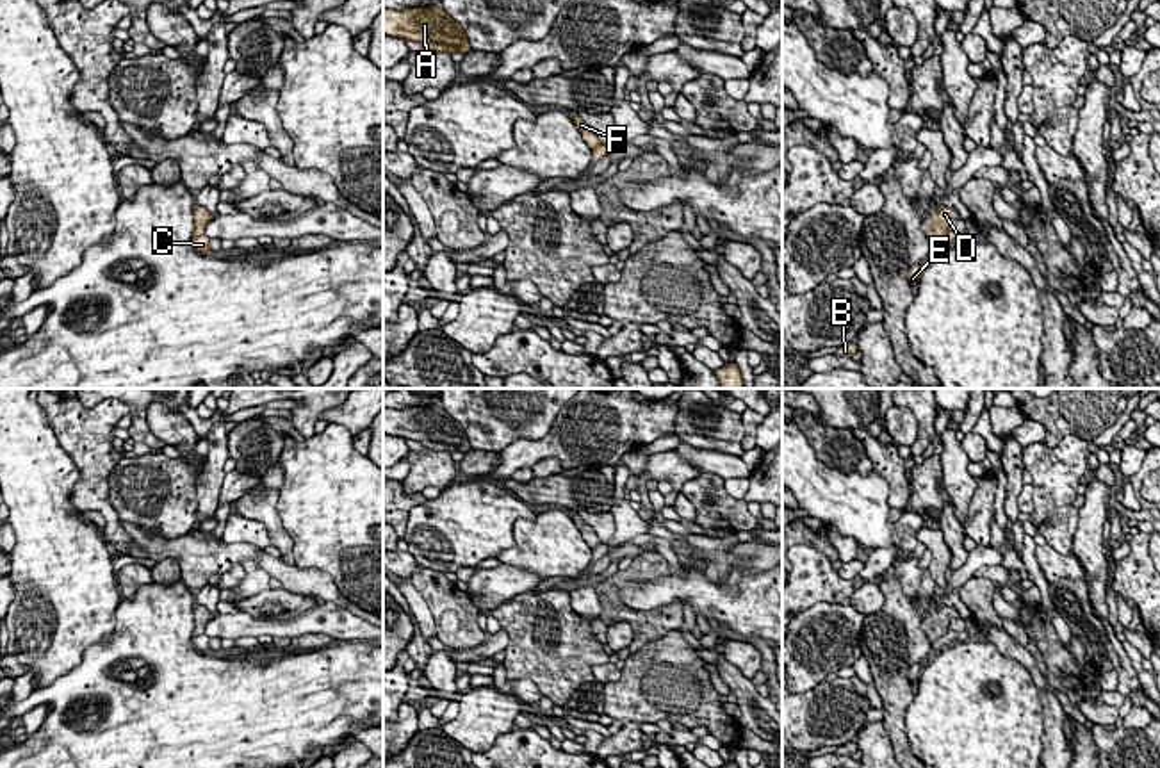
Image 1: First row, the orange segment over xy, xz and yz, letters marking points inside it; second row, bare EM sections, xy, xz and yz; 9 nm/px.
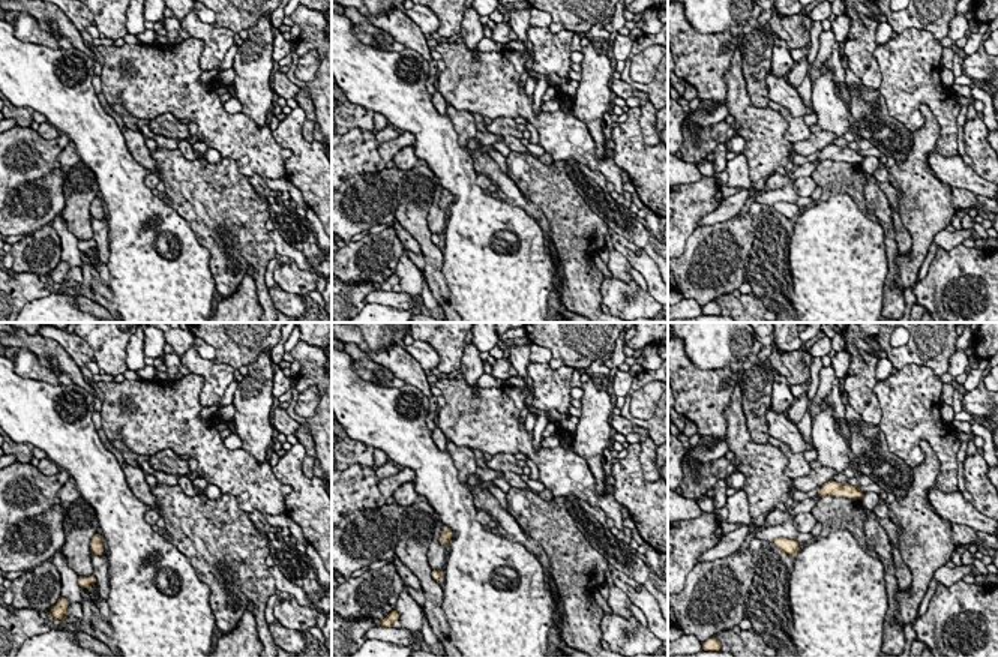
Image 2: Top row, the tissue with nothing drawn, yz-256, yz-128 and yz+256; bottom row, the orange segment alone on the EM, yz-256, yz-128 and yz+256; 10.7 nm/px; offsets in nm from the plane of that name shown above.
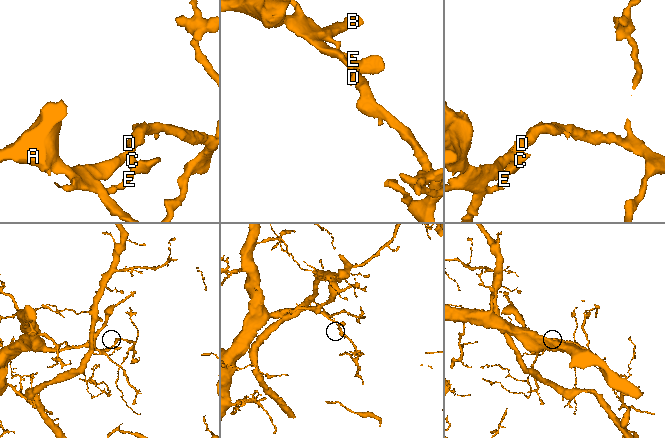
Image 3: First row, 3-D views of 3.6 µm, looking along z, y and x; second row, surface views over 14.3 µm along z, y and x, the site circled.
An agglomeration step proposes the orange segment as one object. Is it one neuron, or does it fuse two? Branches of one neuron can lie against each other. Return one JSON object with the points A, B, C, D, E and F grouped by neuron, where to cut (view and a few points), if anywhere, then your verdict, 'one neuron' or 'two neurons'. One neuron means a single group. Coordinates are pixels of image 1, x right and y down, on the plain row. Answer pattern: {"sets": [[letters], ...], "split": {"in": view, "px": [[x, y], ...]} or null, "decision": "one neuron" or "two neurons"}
{"sets": [["A", "B", "D", "F"], ["C", "E"]], "split": {"in": "yz", "px": [[948, 629], [934, 642]]}, "decision": "two neurons"}

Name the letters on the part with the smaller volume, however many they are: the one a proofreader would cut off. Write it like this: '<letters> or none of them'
C, E

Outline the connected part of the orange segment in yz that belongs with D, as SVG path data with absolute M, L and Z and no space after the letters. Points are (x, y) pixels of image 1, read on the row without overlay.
M939 604L932 611L932 622L923 624L923 629L932 638L932 641L935 641L939 636L943 636L948 631L948 624L950 624L952 615L959 615L959 611L955 608L950 608L950 606L944 606L944 604Z

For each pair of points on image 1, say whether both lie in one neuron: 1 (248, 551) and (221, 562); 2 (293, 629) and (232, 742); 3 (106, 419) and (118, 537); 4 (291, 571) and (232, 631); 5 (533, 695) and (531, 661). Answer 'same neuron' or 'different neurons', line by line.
1: same neuron
2: different neurons
3: same neuron
4: different neurons
5: different neurons

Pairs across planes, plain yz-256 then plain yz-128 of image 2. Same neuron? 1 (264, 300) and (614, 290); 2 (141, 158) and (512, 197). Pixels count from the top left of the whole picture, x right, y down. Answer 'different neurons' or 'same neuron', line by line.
1: different neurons
2: same neuron

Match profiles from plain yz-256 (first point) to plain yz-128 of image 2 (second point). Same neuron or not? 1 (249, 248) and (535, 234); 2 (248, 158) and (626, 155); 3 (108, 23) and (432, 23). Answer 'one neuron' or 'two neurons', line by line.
1: two neurons
2: two neurons
3: two neurons

